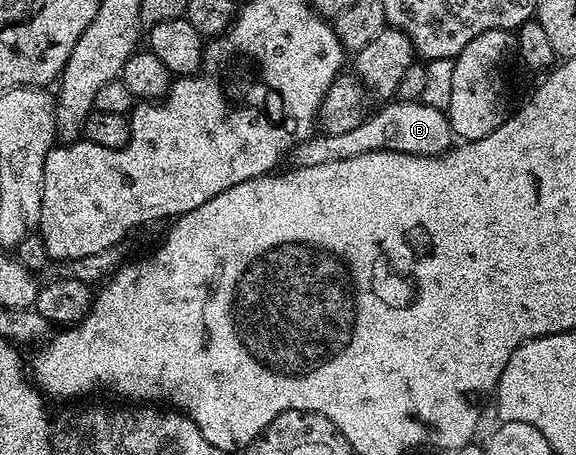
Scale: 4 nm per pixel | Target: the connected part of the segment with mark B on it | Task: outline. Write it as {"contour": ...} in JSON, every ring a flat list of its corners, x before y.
{"contour":[[399,100,398,102,387,102,384,103,382,107,383,109,381,109,380,112,372,111,370,115,363,119,361,126,353,126,353,130,345,130,345,134,333,134,332,136,328,136,326,134,312,134,309,139,303,140,297,147,291,149,289,160,292,161,290,163,296,168,304,168,305,166,321,166,325,162,341,162,345,158,357,158,359,154,369,154,370,152,404,152,405,154,413,154,414,156,440,156,440,154,448,151,448,149,452,147,451,140,453,141,453,133,451,131,451,123,447,121,447,114,444,109,425,106,420,101,403,100]]}

